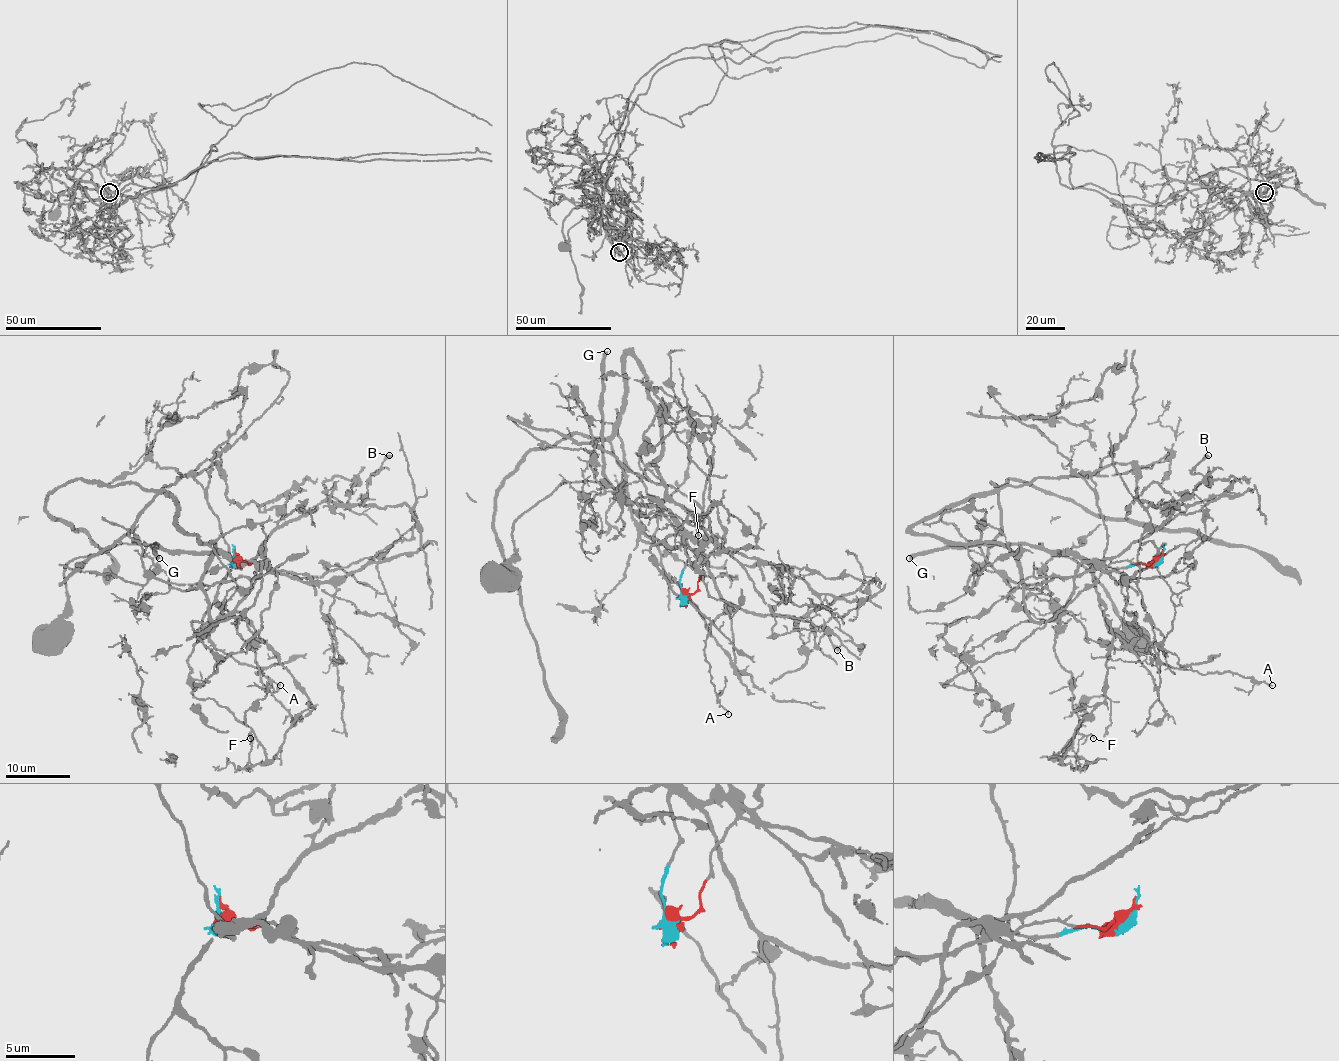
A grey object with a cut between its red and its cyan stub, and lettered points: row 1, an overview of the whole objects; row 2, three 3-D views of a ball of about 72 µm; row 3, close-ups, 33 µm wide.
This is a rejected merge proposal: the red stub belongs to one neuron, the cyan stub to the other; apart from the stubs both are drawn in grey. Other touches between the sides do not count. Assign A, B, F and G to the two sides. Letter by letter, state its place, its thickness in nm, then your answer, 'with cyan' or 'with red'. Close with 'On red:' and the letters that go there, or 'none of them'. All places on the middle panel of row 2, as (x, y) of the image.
A: (728, 714) | 160 nm | with cyan
B: (837, 650) | 440 nm | with cyan
F: (698, 535) | 150 nm | with red
G: (607, 351) | 400 nm | with cyan
On red: F

